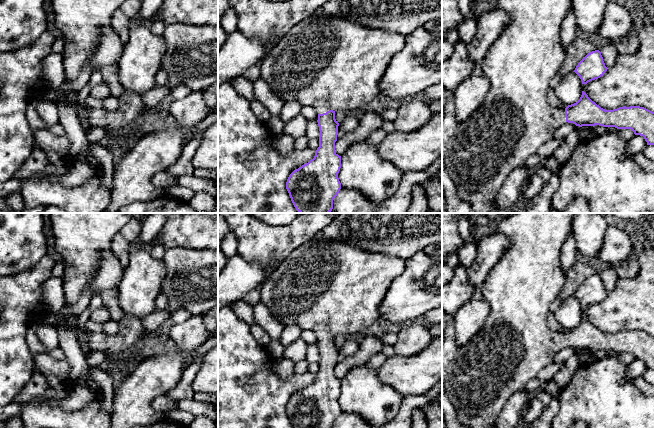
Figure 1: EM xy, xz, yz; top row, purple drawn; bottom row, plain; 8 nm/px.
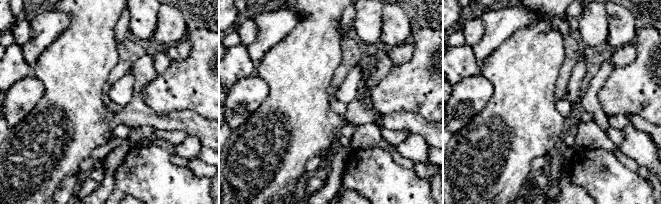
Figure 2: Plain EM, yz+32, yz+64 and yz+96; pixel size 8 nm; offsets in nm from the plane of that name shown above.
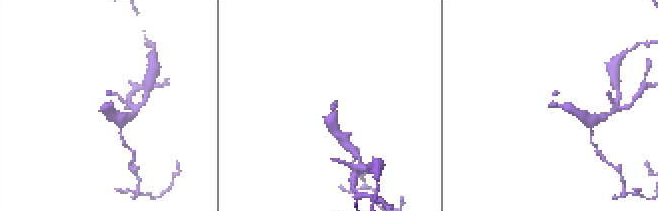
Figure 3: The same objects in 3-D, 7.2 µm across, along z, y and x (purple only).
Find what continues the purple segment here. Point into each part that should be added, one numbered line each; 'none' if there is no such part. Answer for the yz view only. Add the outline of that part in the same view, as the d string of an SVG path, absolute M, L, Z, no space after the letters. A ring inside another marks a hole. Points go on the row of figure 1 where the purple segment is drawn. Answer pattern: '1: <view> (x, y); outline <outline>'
1: yz (515, 119); outline M494 0L490 6L495 9L506 11L511 15L512 20L505 26L499 38L490 47L484 61L480 64L484 76L487 77L491 83L490 90L483 103L470 118L459 124L456 133L448 142L448 150L445 158L445 166L457 187L459 198L469 203L474 213L497 213L499 210L496 206L495 198L509 174L513 170L526 165L527 158L536 154L541 145L553 139L556 130L566 123L565 109L551 106L547 100L547 96L551 91L549 82L558 73L560 66L566 60L566 53L562 47L561 23L572 8L571 1L572 0Z

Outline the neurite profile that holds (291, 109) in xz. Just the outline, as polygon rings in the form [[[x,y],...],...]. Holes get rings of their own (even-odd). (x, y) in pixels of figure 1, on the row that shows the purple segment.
[[[297,101],[285,102],[280,112],[280,117],[284,123],[289,122],[294,117],[300,114],[302,105]]]

